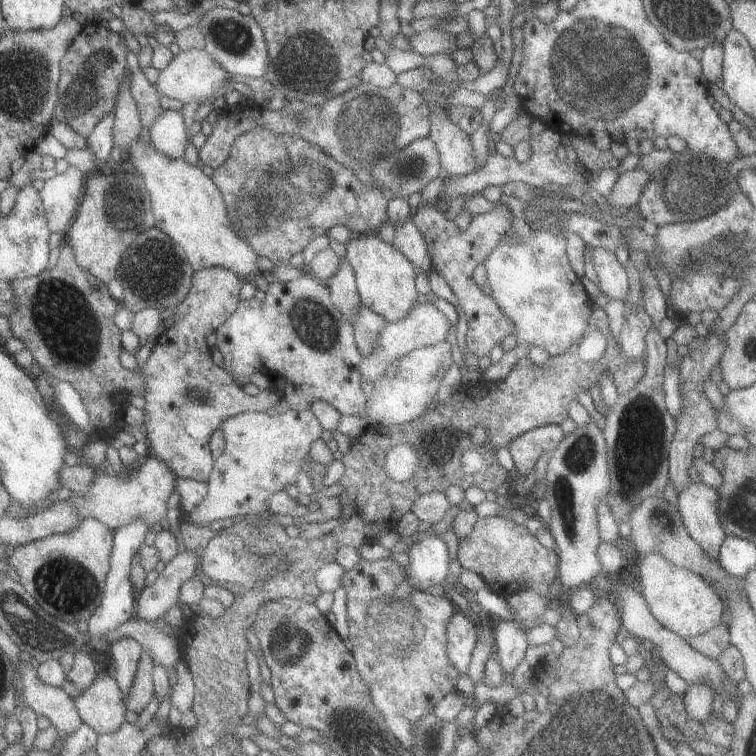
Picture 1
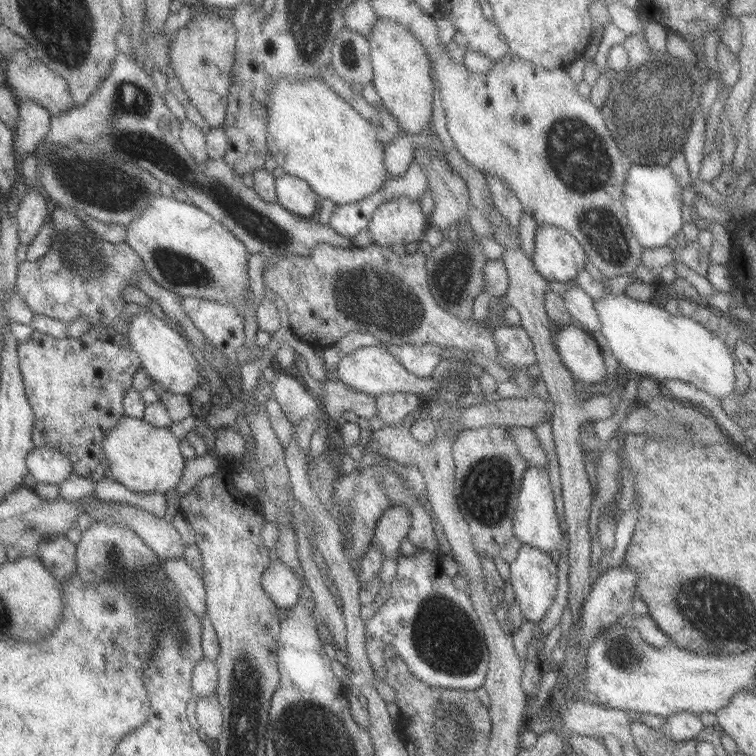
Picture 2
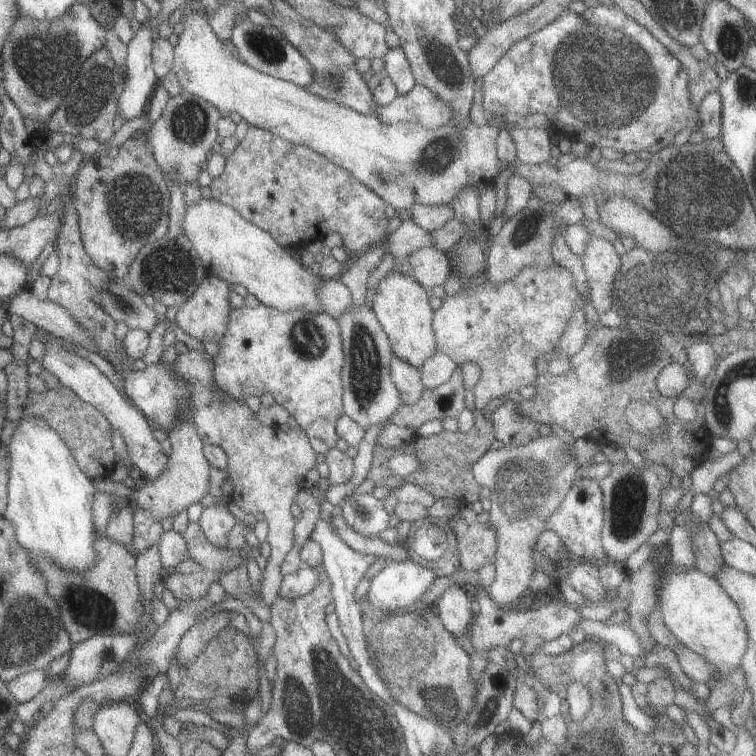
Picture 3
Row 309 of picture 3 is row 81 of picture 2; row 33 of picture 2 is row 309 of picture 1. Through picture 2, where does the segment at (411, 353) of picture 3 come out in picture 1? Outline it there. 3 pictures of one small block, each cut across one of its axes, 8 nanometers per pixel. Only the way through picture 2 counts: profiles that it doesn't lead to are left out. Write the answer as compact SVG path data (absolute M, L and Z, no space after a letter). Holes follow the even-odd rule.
M375 232L373 234L357 234L345 242L345 258L349 260L355 274L357 296L361 298L361 306L367 306L371 312L385 318L385 322L403 320L403 316L421 300L415 292L415 274L413 264L395 250L389 242L383 242Z

